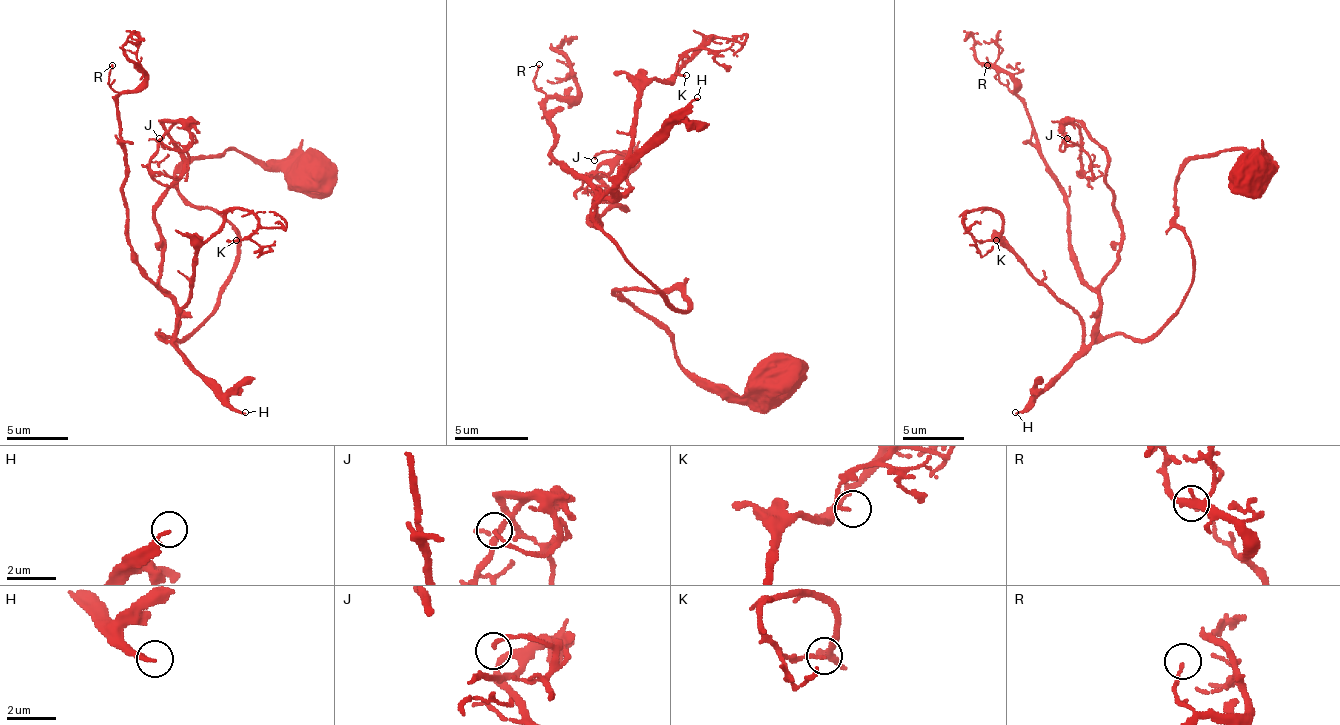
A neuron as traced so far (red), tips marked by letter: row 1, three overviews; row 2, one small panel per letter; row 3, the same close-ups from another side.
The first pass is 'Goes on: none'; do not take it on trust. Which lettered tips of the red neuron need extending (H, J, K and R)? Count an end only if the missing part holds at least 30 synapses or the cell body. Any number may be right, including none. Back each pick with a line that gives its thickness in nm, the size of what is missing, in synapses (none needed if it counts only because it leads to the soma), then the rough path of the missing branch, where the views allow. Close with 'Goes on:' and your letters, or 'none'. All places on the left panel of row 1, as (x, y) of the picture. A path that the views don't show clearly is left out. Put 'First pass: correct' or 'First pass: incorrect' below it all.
H: calibre 150 nm; 450 synapses
Goes on: H
First pass: incorrect

